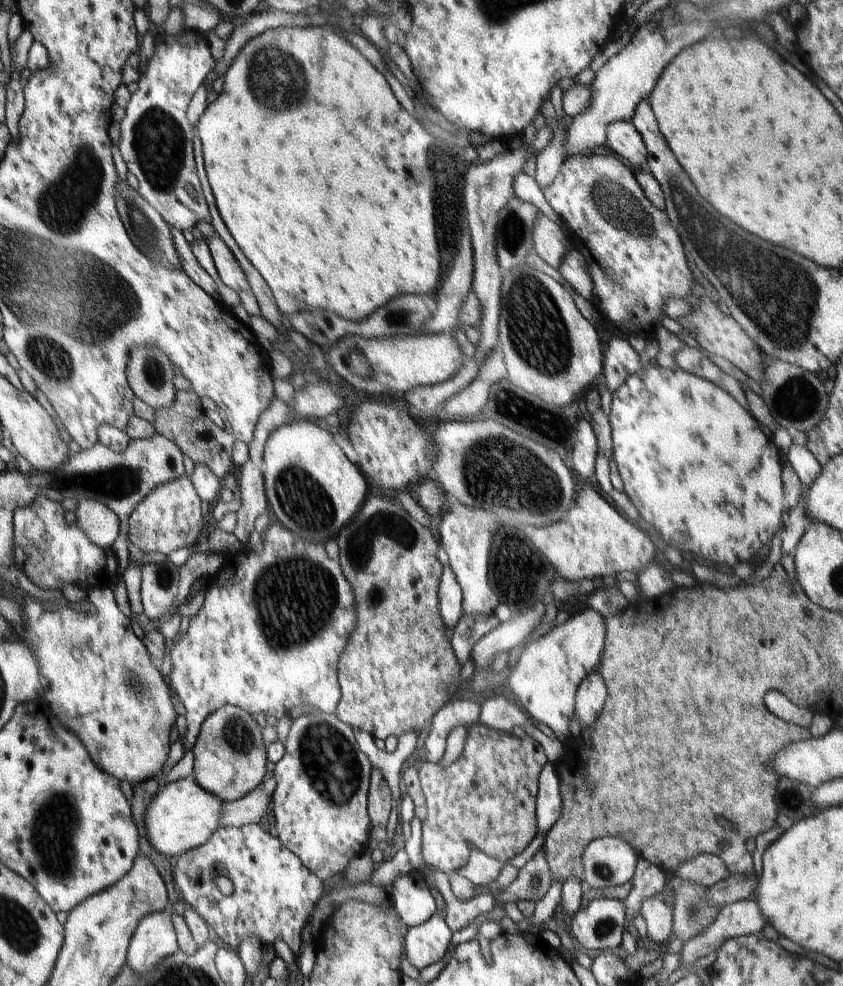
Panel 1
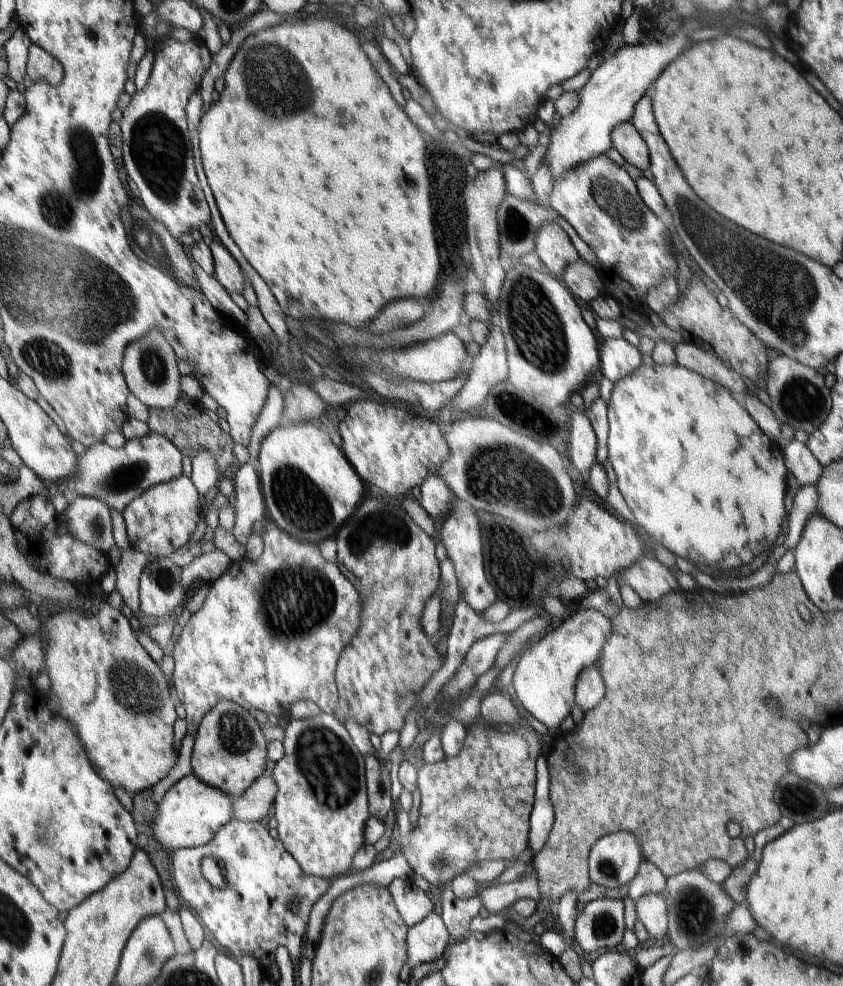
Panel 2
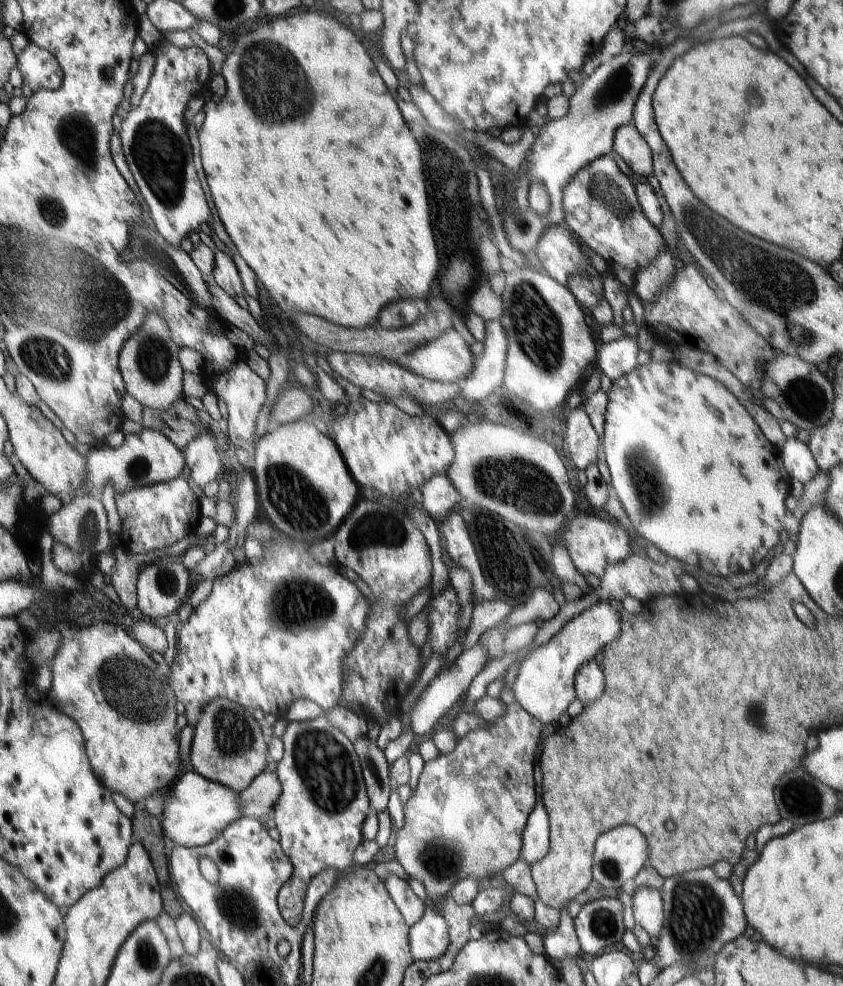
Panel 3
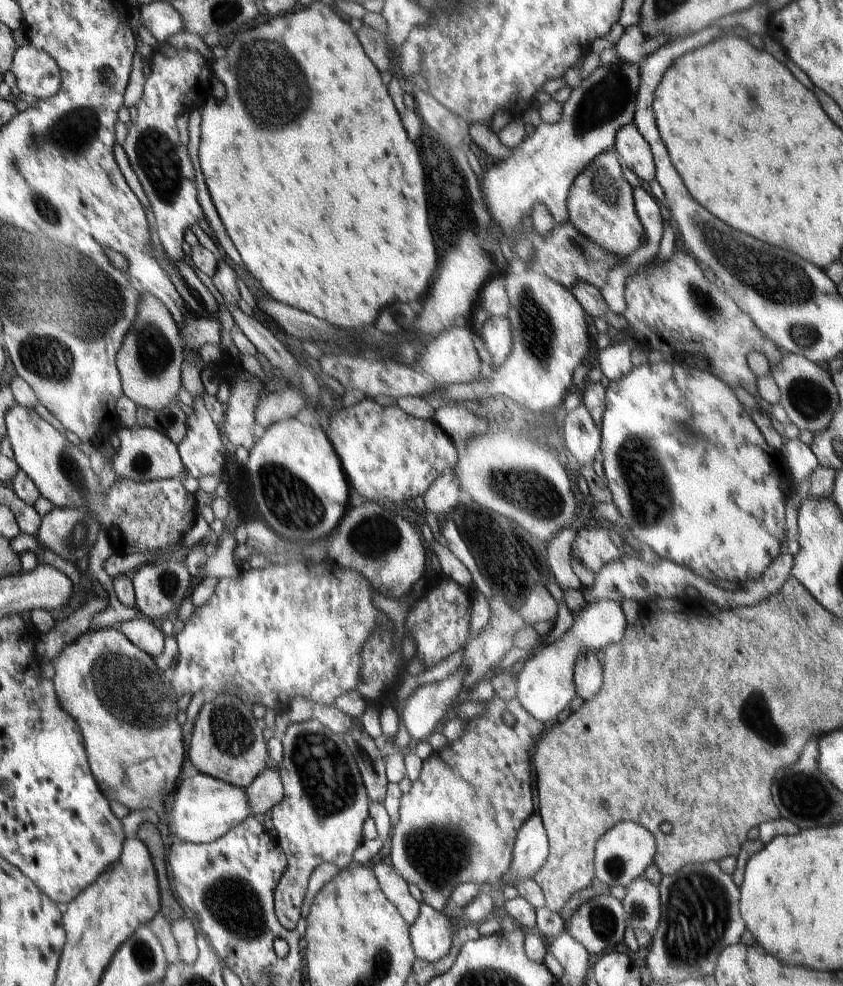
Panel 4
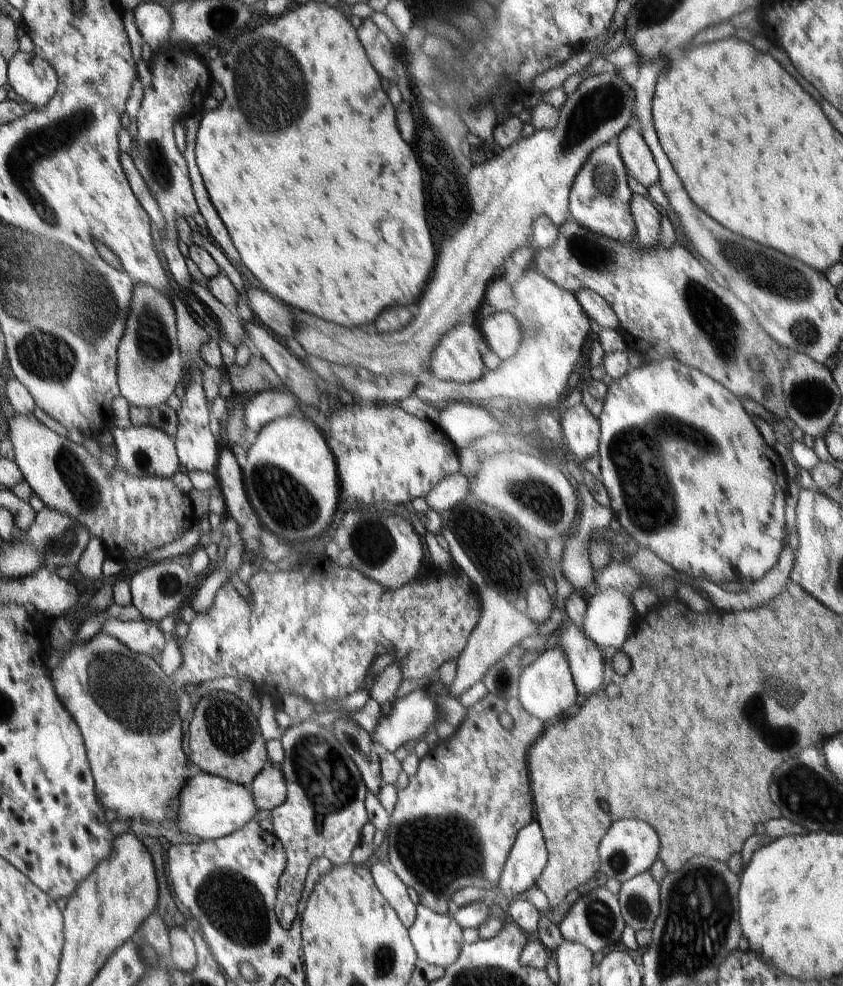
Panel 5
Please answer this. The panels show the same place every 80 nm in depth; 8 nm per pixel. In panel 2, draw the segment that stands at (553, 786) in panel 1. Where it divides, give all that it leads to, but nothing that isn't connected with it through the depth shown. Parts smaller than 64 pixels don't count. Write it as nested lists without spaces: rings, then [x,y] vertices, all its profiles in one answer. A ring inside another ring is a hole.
[[[541,754],[535,762],[535,801],[529,816],[528,848],[531,858],[544,848],[554,824],[554,807],[549,798],[549,774],[546,756]]]

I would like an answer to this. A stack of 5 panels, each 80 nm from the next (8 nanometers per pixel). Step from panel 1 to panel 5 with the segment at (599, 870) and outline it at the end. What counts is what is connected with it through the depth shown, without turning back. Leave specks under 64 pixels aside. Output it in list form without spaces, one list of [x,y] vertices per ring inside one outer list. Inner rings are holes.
[[[622,819],[611,824],[600,841],[598,850],[600,873],[623,883],[637,874],[650,870],[659,858],[660,841],[656,831],[646,822]]]

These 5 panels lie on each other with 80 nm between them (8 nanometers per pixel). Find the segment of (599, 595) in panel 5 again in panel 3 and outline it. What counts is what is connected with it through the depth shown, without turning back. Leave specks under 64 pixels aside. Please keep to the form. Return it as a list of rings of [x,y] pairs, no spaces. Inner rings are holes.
[[[599,601],[569,620],[546,645],[532,651],[521,660],[520,669],[513,684],[515,700],[530,716],[543,724],[558,723],[559,716],[567,711],[577,697],[575,693],[576,671],[589,660],[599,659],[603,648],[619,638],[621,616],[618,610]]]

